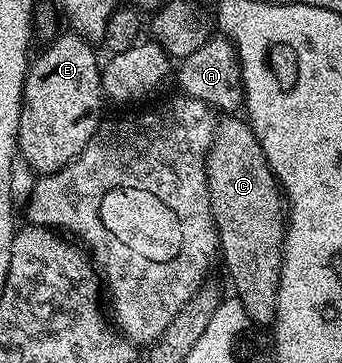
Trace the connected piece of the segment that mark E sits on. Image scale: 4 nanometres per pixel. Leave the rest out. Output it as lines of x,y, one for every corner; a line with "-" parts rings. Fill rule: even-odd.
75,31
51,38
40,54
31,58
24,77
24,103
16,147
27,168
36,175
66,167
90,143
99,127
106,98
101,81
102,61
96,58
93,42

